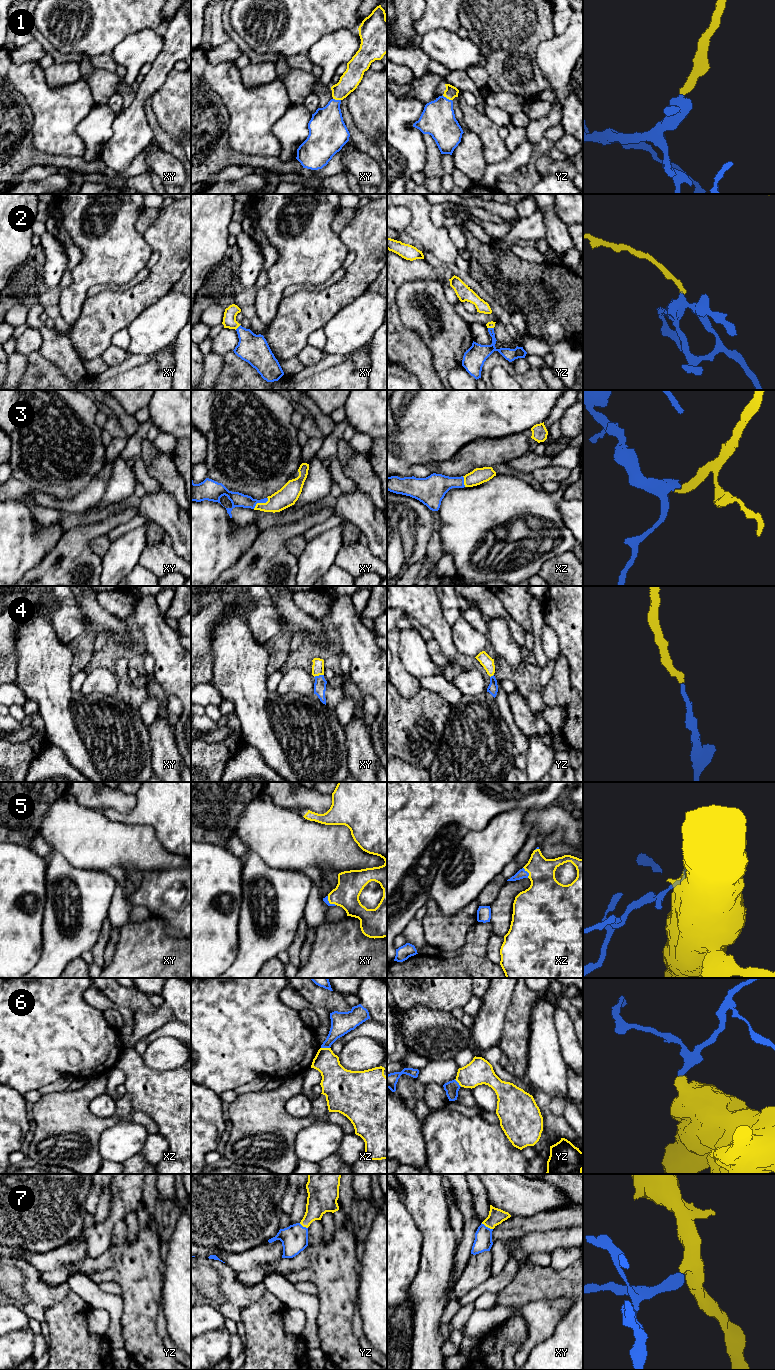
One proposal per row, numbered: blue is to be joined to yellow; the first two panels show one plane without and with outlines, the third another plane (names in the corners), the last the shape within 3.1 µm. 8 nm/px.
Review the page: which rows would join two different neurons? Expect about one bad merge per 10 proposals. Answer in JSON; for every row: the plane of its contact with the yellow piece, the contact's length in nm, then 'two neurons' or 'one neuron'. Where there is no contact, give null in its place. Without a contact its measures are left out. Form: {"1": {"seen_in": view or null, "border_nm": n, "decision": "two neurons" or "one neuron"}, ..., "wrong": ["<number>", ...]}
{"1": {"seen_in": "yz", "border_nm": 90, "decision": "one neuron"}, "2": {"seen_in": "xy", "border_nm": 60, "decision": "one neuron"}, "3": {"seen_in": "xy", "border_nm": 150, "decision": "one neuron"}, "4": {"seen_in": "xy", "border_nm": 80, "decision": "one neuron"}, "5": {"seen_in": "xz", "border_nm": 100, "decision": "one neuron"}, "6": {"seen_in": "xz", "border_nm": 70, "decision": "two neurons"}, "7": {"seen_in": "xy", "border_nm": 110, "decision": "one neuron"}, "wrong": ["6"]}

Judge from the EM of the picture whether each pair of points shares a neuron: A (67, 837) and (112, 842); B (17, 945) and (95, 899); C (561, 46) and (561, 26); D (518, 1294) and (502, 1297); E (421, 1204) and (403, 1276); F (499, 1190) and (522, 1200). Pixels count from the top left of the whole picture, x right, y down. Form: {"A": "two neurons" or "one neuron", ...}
{"A": "one neuron", "B": "two neurons", "C": "two neurons", "D": "one neuron", "E": "two neurons", "F": "one neuron"}

